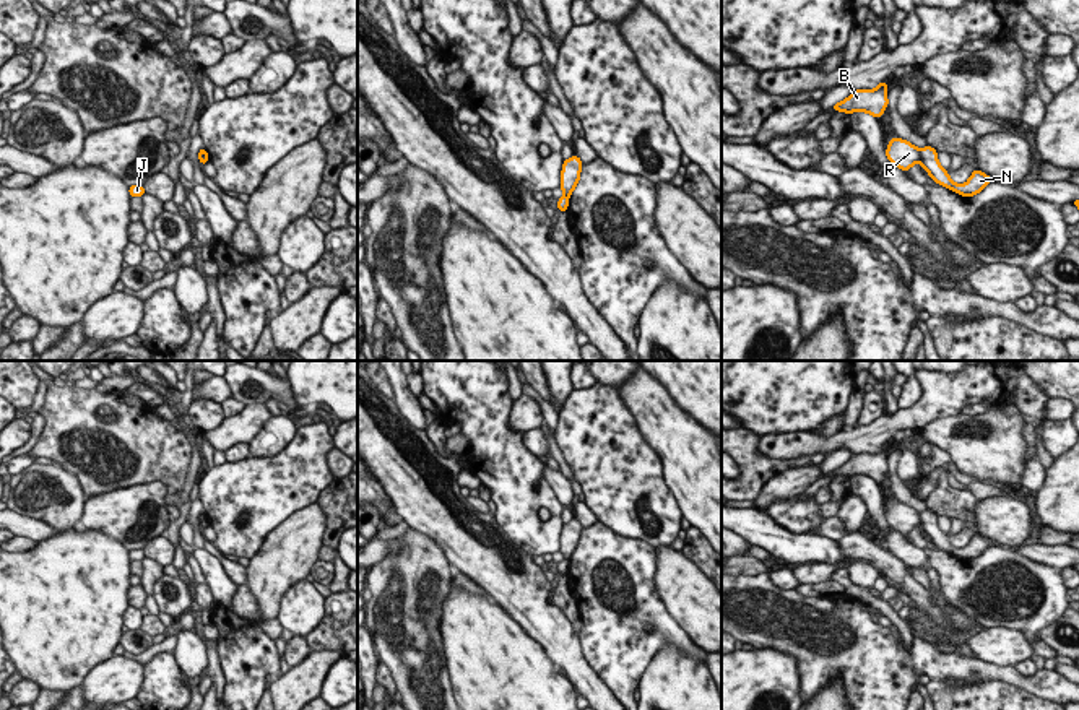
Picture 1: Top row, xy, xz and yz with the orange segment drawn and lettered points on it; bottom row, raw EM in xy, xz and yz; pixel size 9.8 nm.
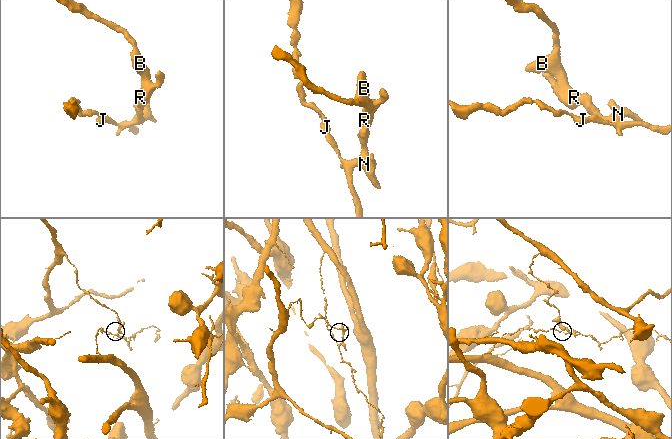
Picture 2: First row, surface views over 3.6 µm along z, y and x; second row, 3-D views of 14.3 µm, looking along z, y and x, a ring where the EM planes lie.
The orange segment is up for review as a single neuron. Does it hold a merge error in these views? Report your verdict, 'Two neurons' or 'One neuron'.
Two neurons.

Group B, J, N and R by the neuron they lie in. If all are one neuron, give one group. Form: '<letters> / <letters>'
B R / J N

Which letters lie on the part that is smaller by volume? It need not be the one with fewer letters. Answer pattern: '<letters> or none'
B, R.

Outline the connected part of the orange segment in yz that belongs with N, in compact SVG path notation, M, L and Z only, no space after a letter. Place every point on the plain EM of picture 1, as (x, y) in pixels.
M925 510L920 513L920 520L921 520L921 530L930 538L931 544L934 544L939 549L944 549L944 551L951 552L952 556L964 559L964 561L977 559L993 543L993 541L980 536L978 533L975 533L972 536L970 543L964 549L960 549L960 548L957 549L956 546L951 544L947 535L941 531L936 513L933 513L931 510Z

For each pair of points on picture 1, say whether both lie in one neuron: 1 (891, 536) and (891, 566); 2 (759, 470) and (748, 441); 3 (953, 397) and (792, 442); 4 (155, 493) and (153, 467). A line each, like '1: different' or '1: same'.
1: different
2: same
3: same
4: different

